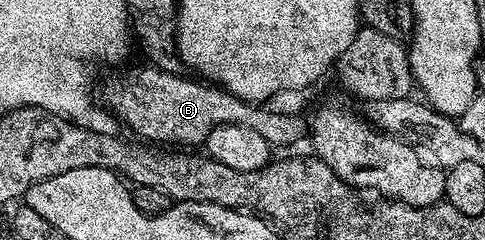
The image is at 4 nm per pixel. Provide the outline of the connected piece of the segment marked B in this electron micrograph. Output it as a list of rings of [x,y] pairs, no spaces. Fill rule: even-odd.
[[[137,68],[134,72],[129,72],[125,76],[125,81],[117,88],[117,112],[121,115],[121,120],[129,128],[134,128],[138,132],[138,137],[144,138],[149,142],[157,142],[153,140],[166,140],[166,145],[169,146],[193,146],[189,144],[197,144],[197,146],[204,145],[206,138],[209,136],[209,131],[213,128],[218,128],[221,124],[242,124],[247,126],[251,130],[255,130],[255,134],[263,134],[263,138],[271,146],[277,146],[277,144],[293,144],[301,135],[306,135],[307,132],[307,116],[305,120],[305,95],[304,91],[298,90],[295,92],[280,92],[275,94],[271,98],[267,98],[264,102],[246,102],[241,100],[237,96],[233,96],[229,92],[225,91],[224,88],[220,86],[214,86],[209,82],[202,82],[200,79],[197,80],[188,80],[185,76],[176,76],[173,72],[160,72],[157,68]]]

